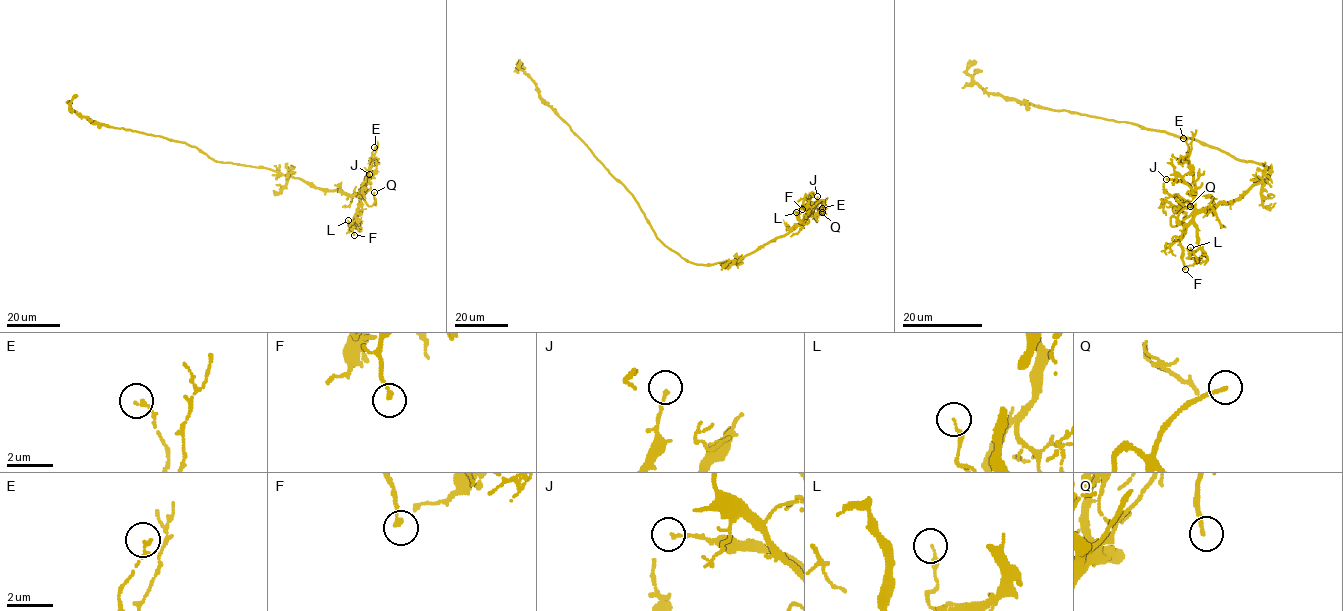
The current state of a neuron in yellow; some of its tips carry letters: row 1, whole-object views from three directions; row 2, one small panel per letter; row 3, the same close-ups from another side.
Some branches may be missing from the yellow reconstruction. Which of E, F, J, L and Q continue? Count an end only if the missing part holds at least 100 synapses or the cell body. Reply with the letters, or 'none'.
Q

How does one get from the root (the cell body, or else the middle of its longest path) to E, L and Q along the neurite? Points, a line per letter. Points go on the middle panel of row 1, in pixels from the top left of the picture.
E: (656, 235), (690, 262), (702, 265), (730, 262), (786, 235), (822, 208)
L: (656, 235), (690, 262), (702, 265), (730, 262), (794, 230), (808, 215), (800, 220), (796, 212)
Q: (656, 235), (690, 262), (702, 265), (730, 262), (789, 233), (820, 200), (823, 200), (822, 212)

